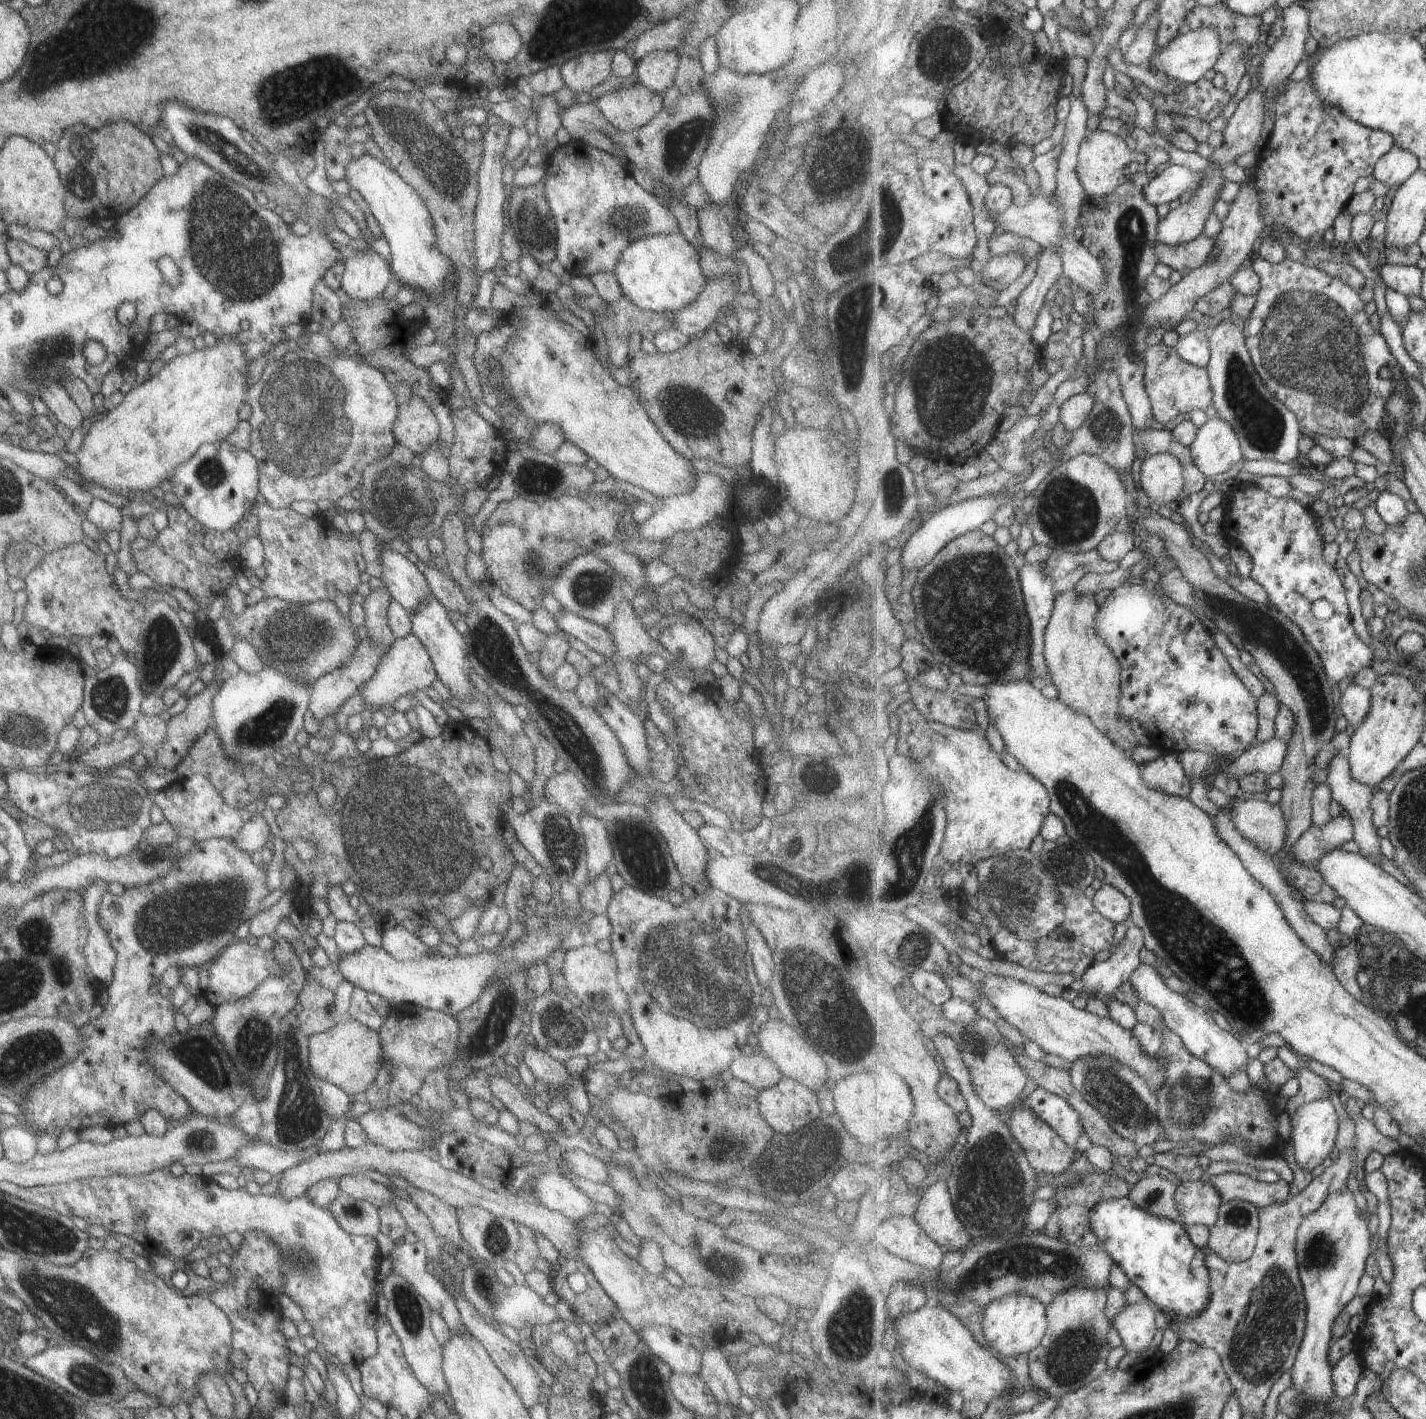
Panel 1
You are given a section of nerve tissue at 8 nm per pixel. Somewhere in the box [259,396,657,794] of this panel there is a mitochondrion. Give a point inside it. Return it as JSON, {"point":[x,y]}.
{"point":[290,639]}

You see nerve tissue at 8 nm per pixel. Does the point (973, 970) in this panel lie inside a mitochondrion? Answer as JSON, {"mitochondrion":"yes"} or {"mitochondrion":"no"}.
{"mitochondrion":"no"}

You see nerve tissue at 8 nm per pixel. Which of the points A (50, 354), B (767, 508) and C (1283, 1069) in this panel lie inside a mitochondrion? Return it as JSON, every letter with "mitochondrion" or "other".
{"A":"mitochondrion","B":"other","C":"other"}

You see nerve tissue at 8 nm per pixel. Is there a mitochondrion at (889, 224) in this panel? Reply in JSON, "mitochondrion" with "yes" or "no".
{"mitochondrion":"yes"}

